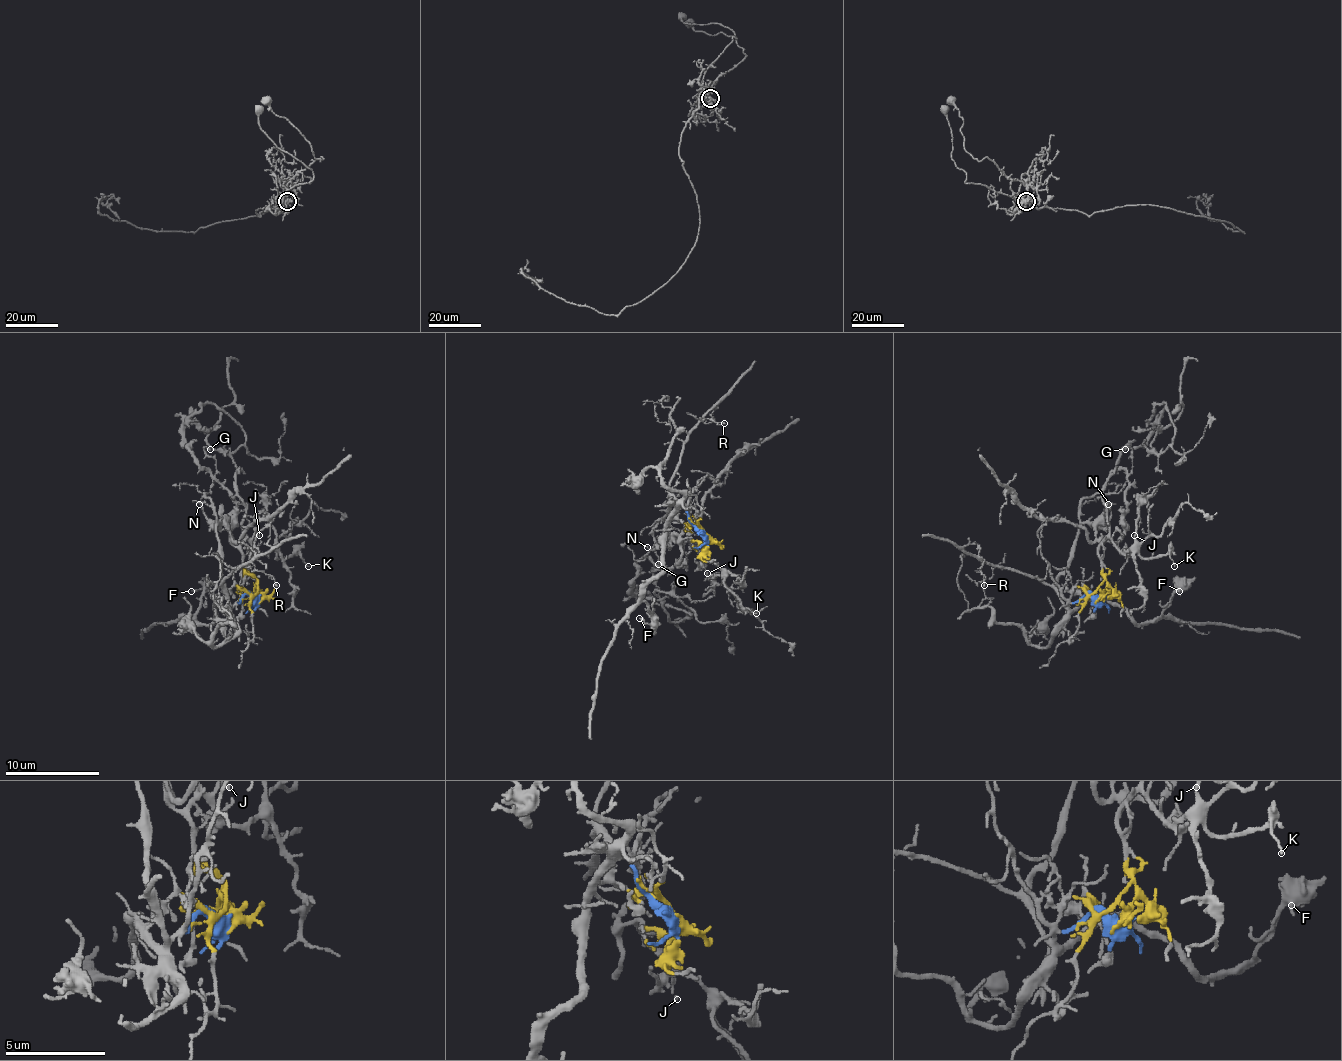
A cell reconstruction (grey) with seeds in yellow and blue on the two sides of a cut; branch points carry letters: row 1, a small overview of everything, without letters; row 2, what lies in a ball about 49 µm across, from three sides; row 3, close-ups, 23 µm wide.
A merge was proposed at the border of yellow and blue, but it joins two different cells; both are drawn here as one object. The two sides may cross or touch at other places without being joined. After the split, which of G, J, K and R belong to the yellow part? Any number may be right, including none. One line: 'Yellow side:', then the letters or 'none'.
Yellow side: G, J, K

